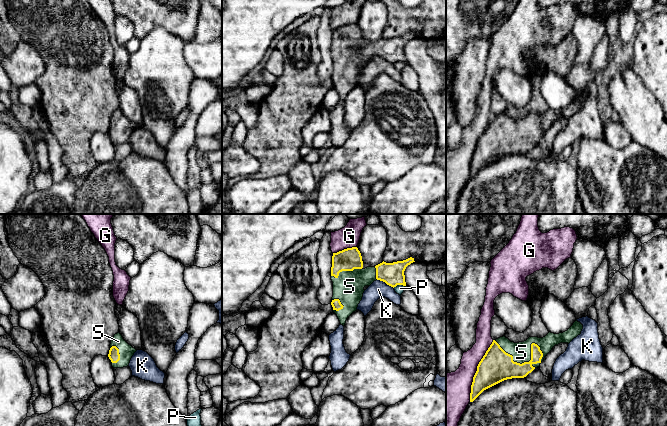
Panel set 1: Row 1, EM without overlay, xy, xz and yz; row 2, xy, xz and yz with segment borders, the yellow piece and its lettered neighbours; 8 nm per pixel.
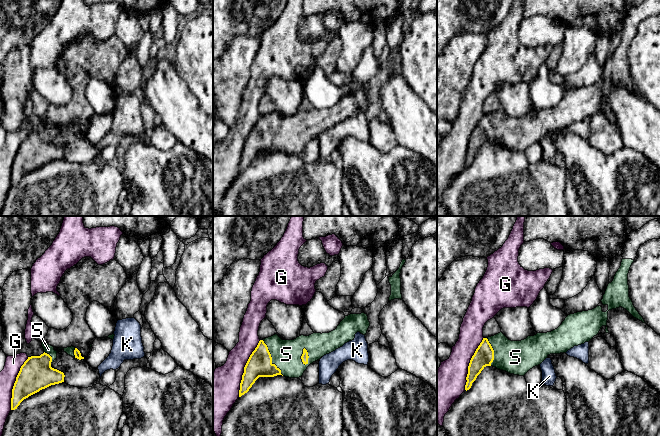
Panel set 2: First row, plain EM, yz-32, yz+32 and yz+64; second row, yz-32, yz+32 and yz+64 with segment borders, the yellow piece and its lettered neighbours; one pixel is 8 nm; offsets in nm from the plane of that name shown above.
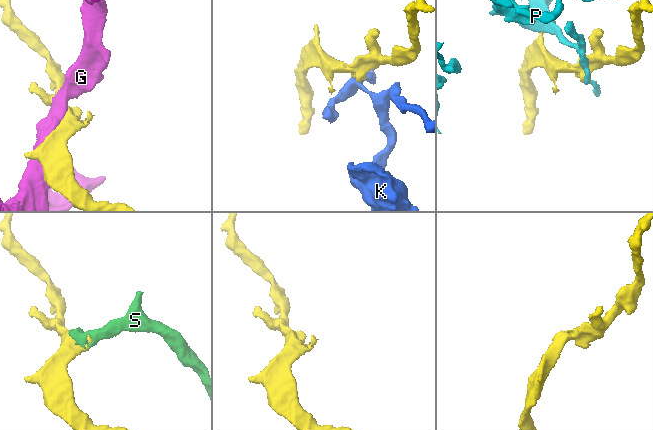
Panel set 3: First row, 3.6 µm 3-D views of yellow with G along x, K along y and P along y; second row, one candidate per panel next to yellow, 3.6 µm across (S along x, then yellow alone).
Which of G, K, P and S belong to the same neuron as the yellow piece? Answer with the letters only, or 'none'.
S

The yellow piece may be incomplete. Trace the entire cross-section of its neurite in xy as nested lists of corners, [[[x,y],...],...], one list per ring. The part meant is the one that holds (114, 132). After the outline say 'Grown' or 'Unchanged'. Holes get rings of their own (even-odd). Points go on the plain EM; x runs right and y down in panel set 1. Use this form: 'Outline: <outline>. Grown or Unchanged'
Outline: [[[118,108],[111,116],[108,133],[113,144],[127,143],[137,126],[129,121]]]. Grown

